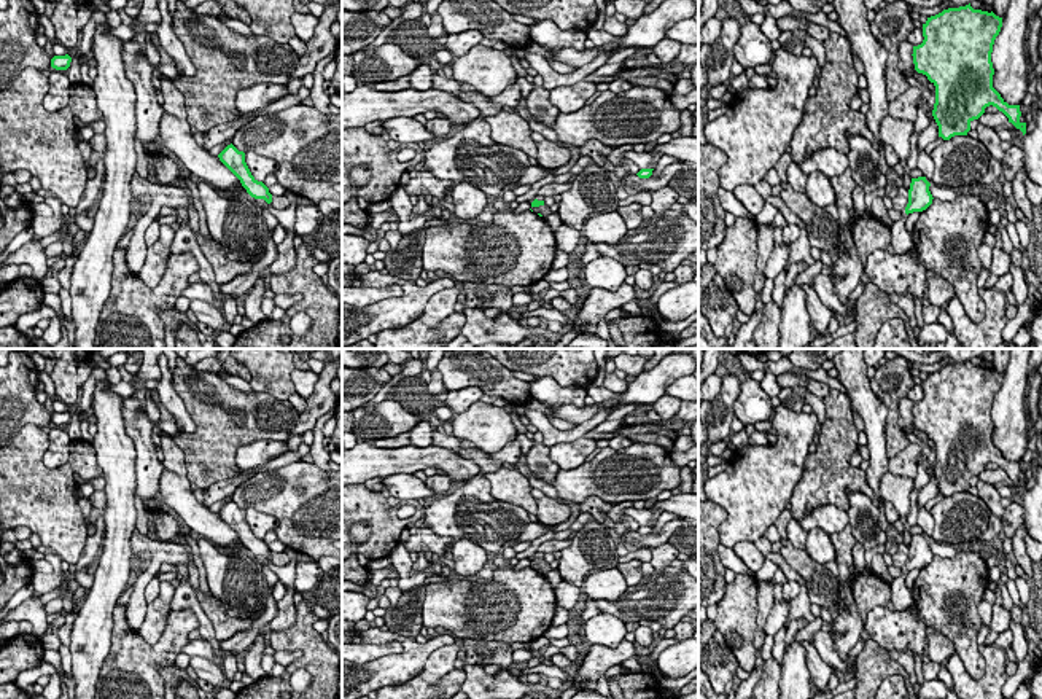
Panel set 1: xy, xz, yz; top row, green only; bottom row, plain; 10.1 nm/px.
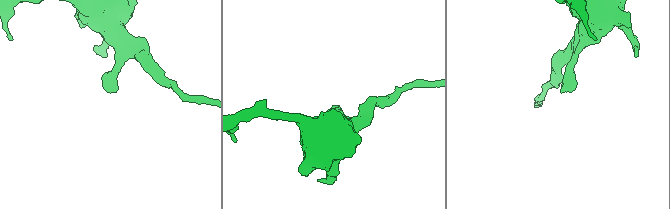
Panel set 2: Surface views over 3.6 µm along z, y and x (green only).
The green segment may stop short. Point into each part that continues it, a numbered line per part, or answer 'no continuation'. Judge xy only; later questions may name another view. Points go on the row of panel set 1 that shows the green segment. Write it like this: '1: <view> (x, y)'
no continuation

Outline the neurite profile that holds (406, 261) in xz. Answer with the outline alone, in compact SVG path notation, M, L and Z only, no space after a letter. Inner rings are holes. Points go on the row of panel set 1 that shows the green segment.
M434 218L433 221L425 223L418 232L402 237L396 245L396 250L383 260L388 274L404 280L417 280L423 271L422 247L425 244L425 231L430 226L439 225L449 226L450 221Z

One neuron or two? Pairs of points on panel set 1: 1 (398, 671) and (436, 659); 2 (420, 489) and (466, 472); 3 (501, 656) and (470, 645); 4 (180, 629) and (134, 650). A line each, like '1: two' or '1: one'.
1: two
2: two
3: one
4: one

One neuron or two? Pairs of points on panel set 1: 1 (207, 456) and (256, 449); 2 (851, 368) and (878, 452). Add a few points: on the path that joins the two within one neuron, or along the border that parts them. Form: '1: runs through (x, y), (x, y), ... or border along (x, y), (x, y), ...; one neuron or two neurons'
1: border along (272, 438), (242, 445), (236, 454), (237, 468); two neurons
2: runs through (859, 389), (863, 400), (875, 416), (875, 432); one neuron

